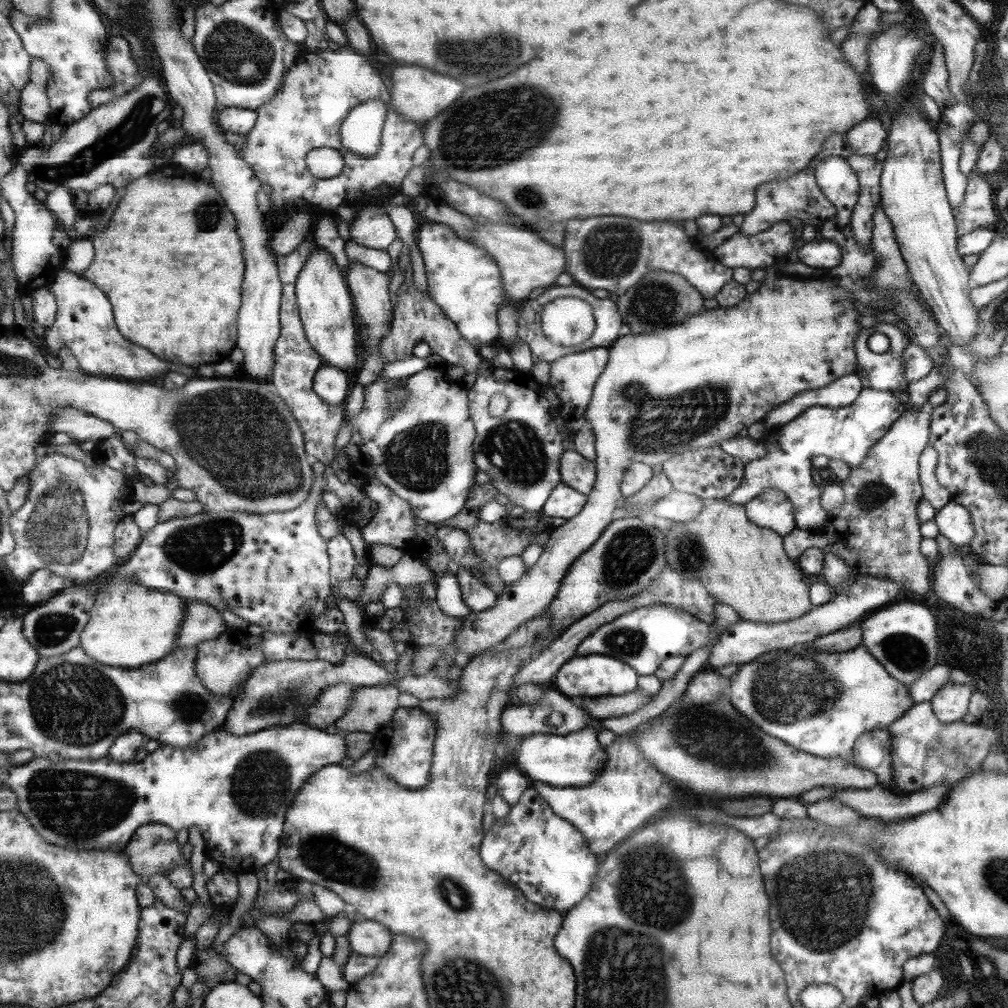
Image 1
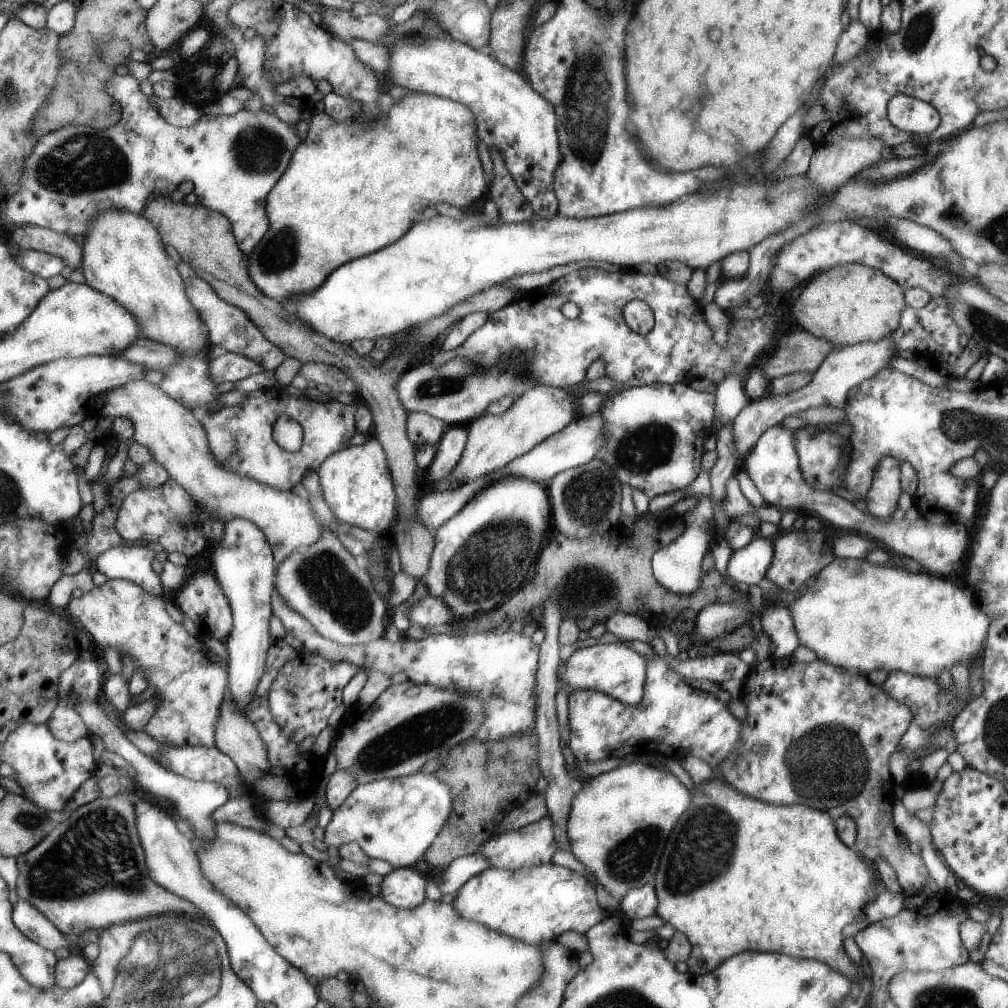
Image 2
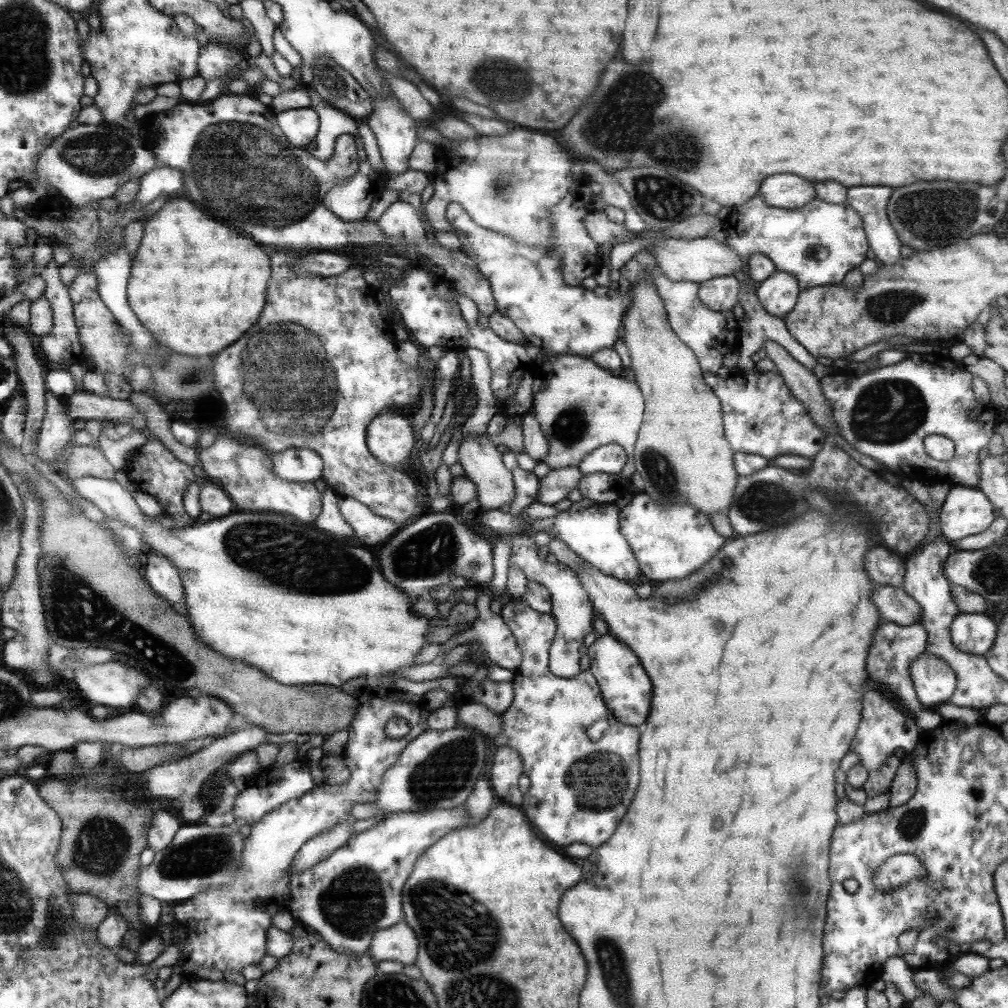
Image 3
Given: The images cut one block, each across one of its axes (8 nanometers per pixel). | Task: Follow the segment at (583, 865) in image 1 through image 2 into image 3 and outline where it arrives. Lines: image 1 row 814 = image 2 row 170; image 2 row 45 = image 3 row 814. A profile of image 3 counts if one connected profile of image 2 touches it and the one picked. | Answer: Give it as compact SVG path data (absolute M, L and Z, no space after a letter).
M466 804L446 808L446 810L428 810L428 812L396 812L385 817L372 828L354 834L345 846L338 848L326 860L310 869L296 873L288 884L290 892L289 912L291 915L310 925L322 935L322 939L339 953L364 954L369 952L374 935L382 928L390 928L404 920L402 916L402 894L406 880L413 872L414 865L422 853L429 850L450 831L467 826L470 816Z

